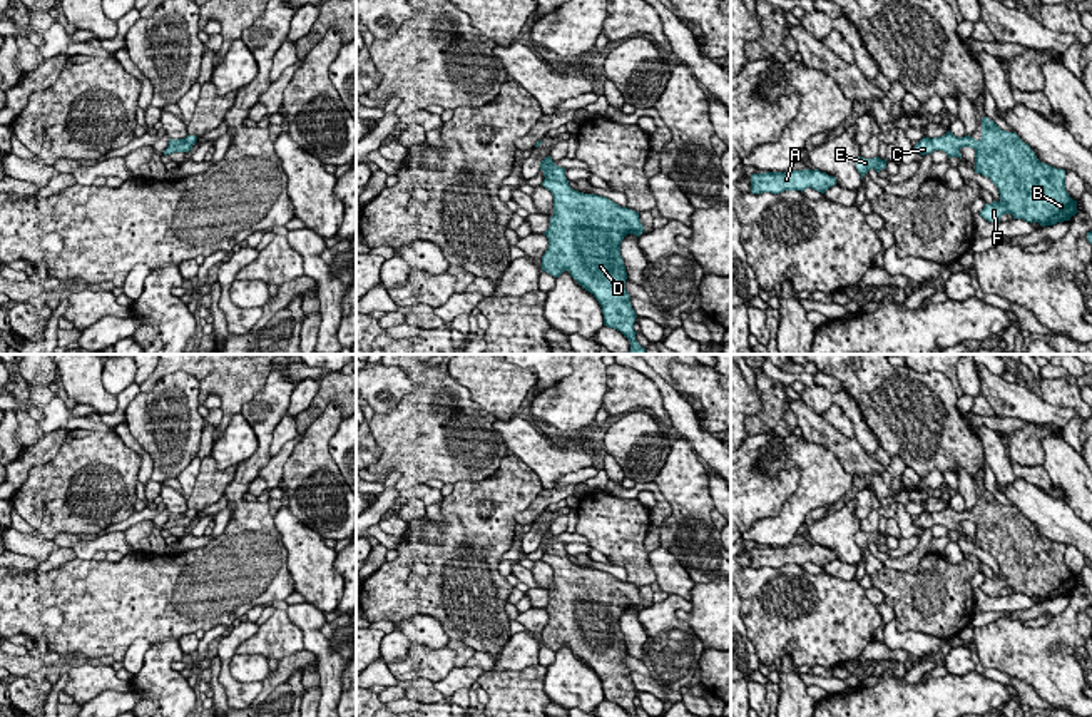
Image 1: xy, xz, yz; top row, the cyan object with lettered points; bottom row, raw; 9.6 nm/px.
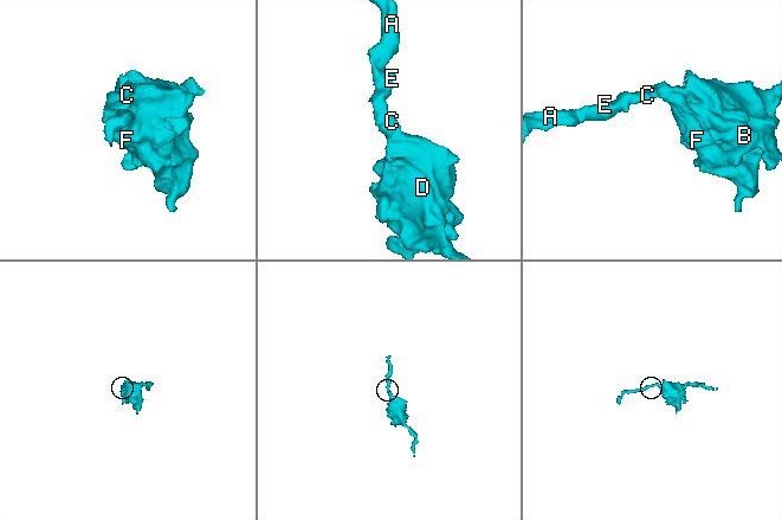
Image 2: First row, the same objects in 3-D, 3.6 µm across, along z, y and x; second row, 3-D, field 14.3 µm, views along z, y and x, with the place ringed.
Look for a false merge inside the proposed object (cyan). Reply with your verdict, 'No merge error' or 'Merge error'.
No merge error

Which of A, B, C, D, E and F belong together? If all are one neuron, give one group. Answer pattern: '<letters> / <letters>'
A B C D E F

